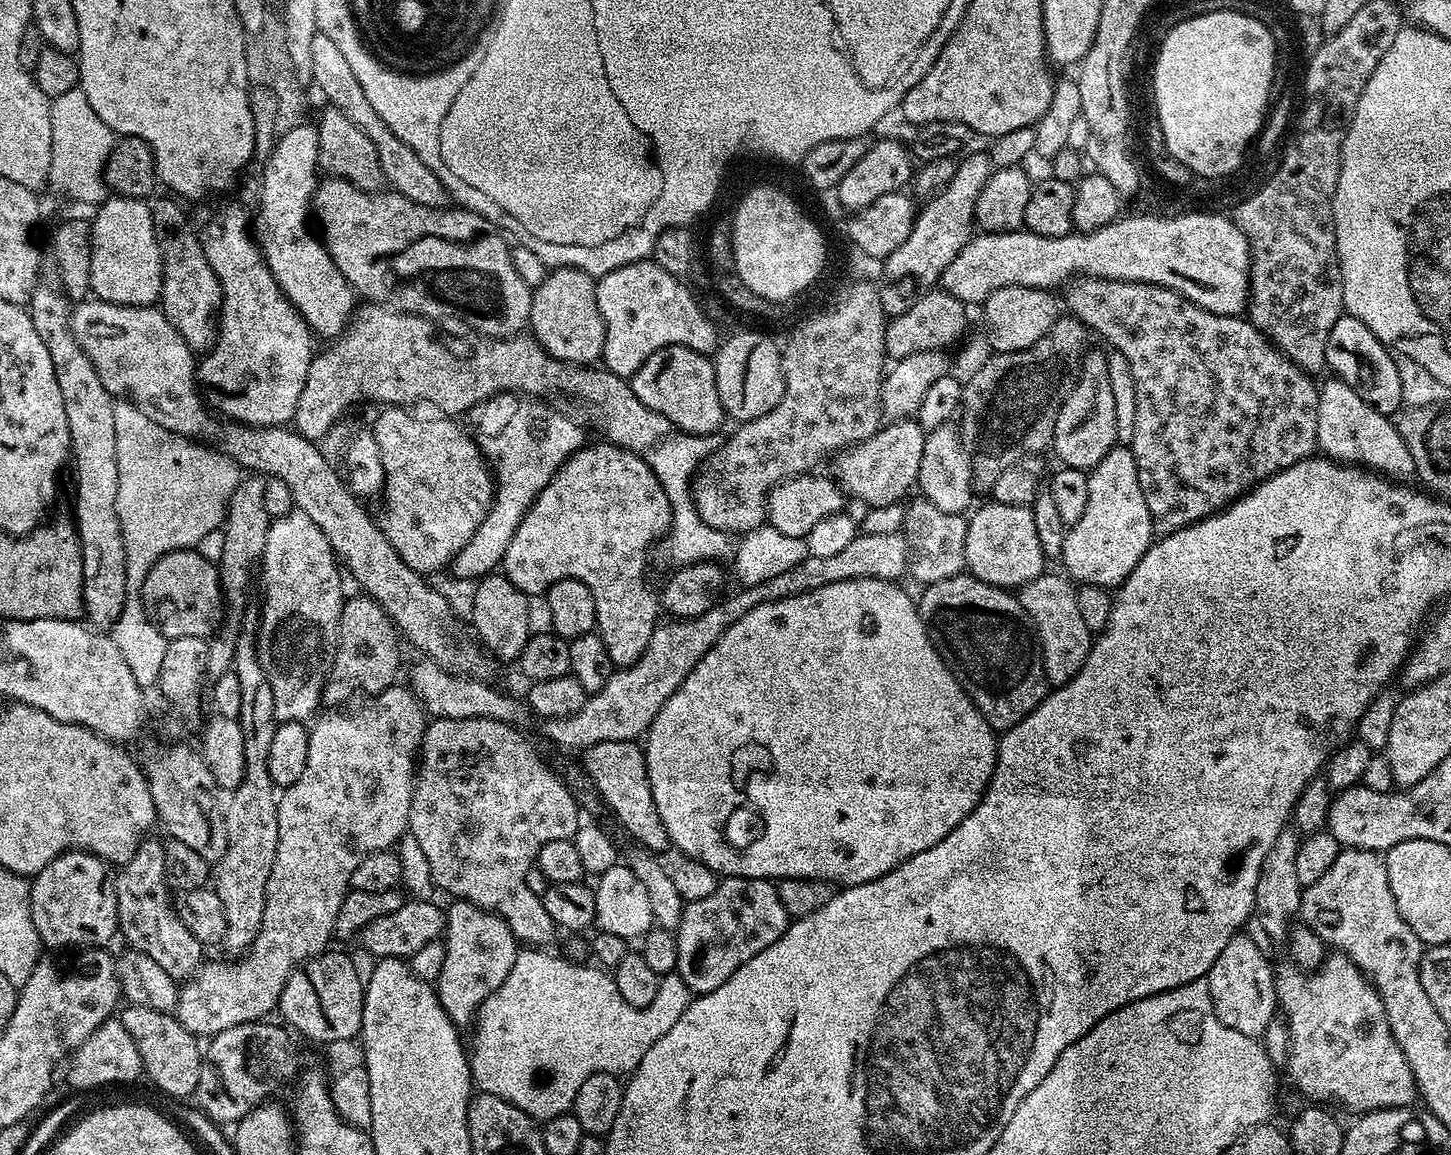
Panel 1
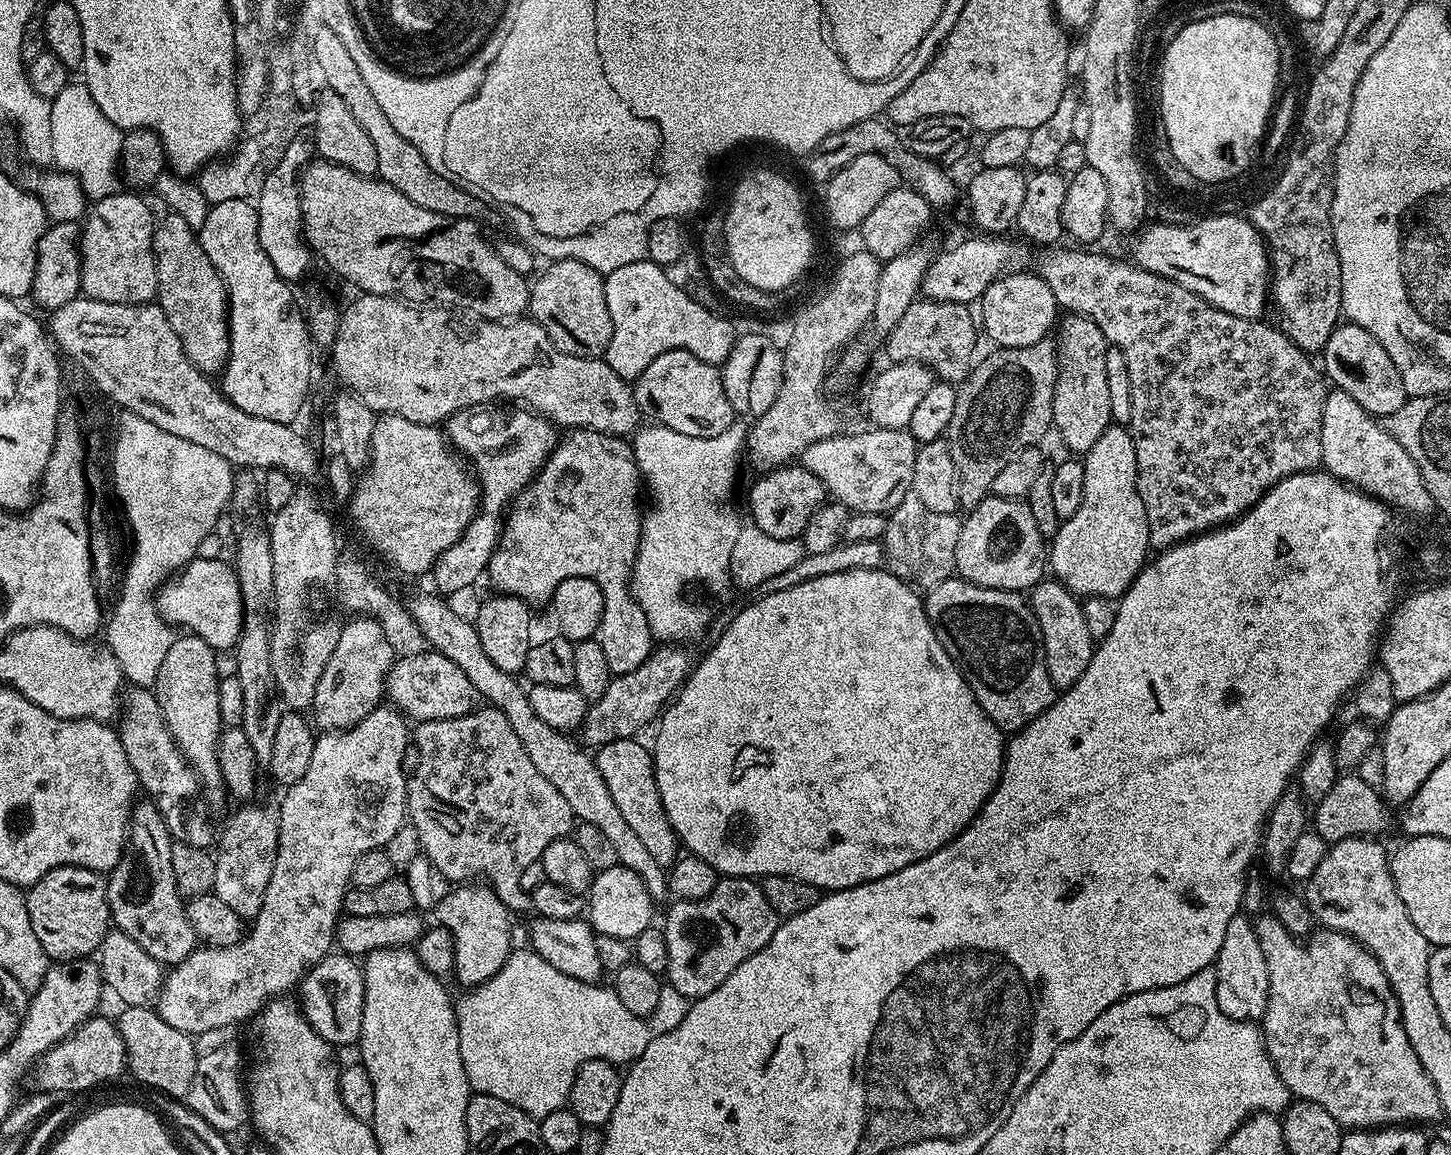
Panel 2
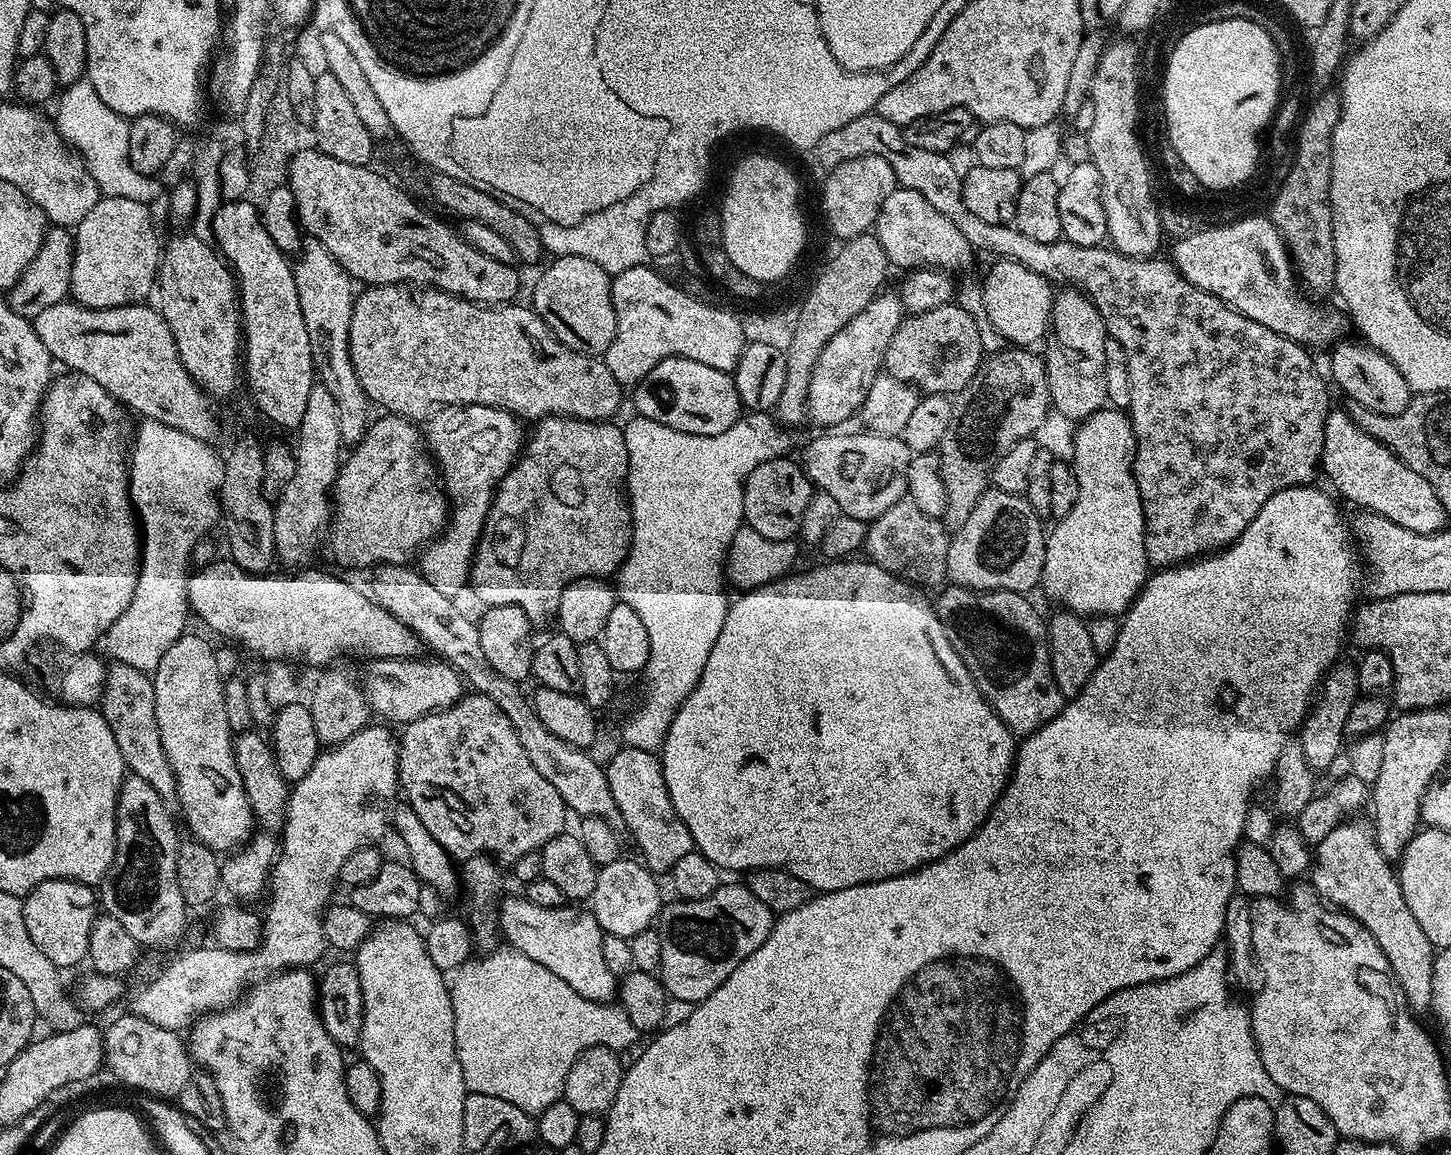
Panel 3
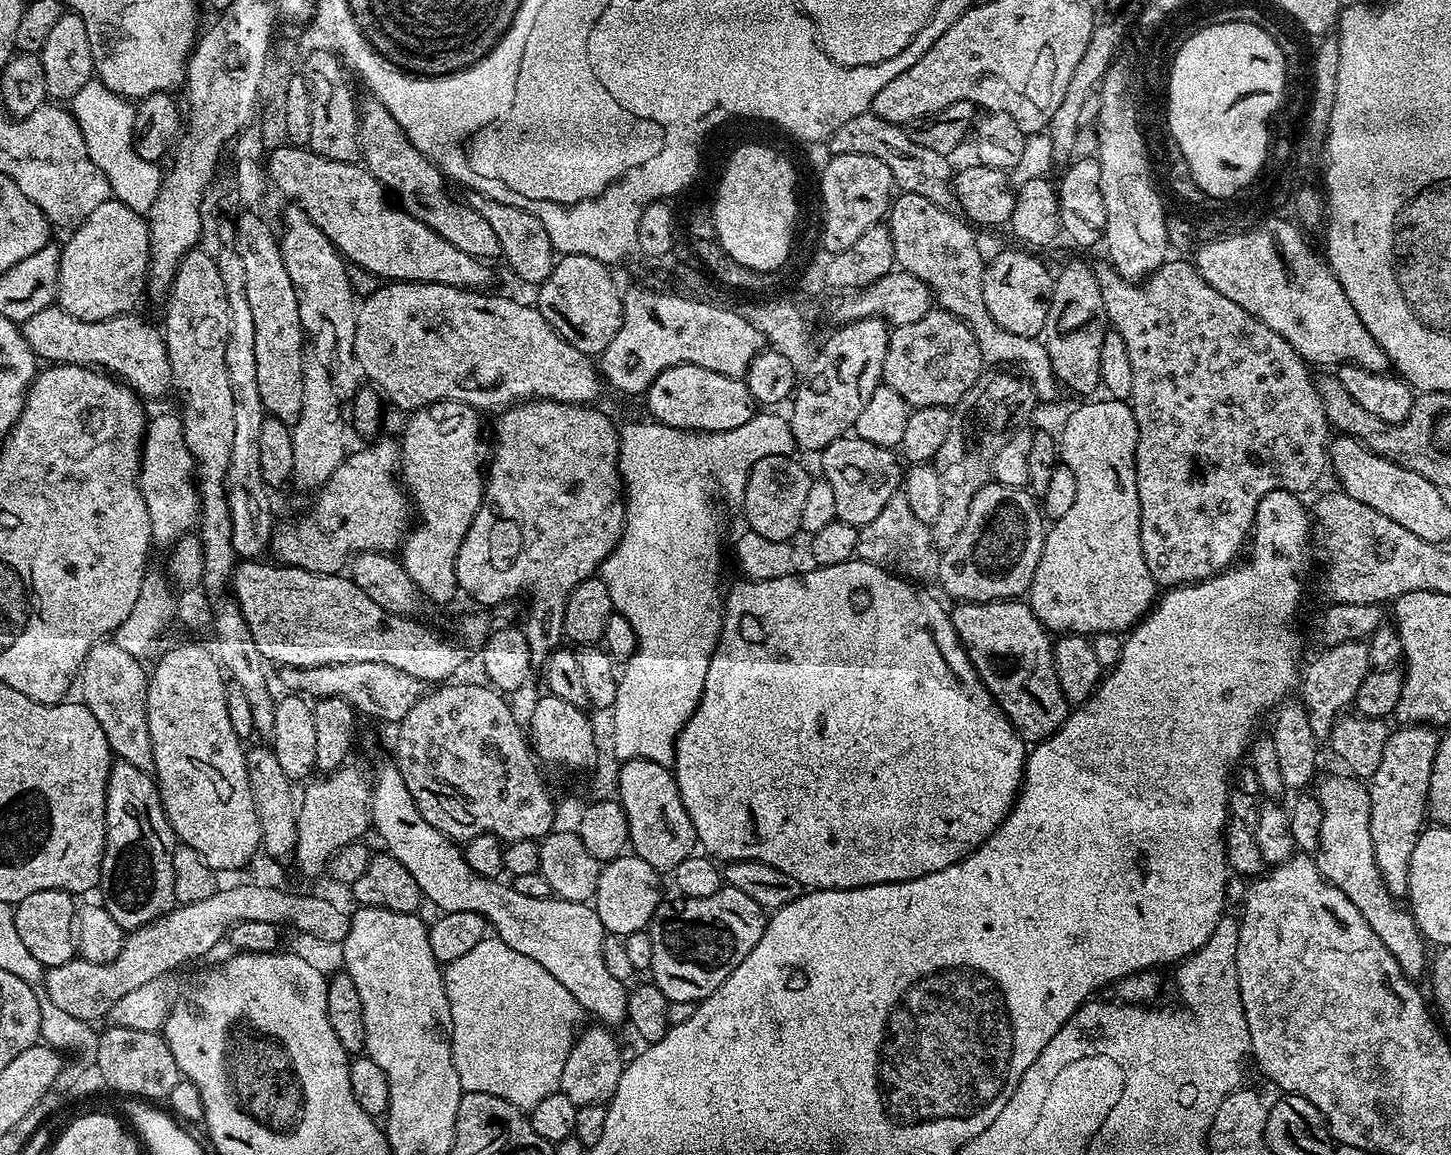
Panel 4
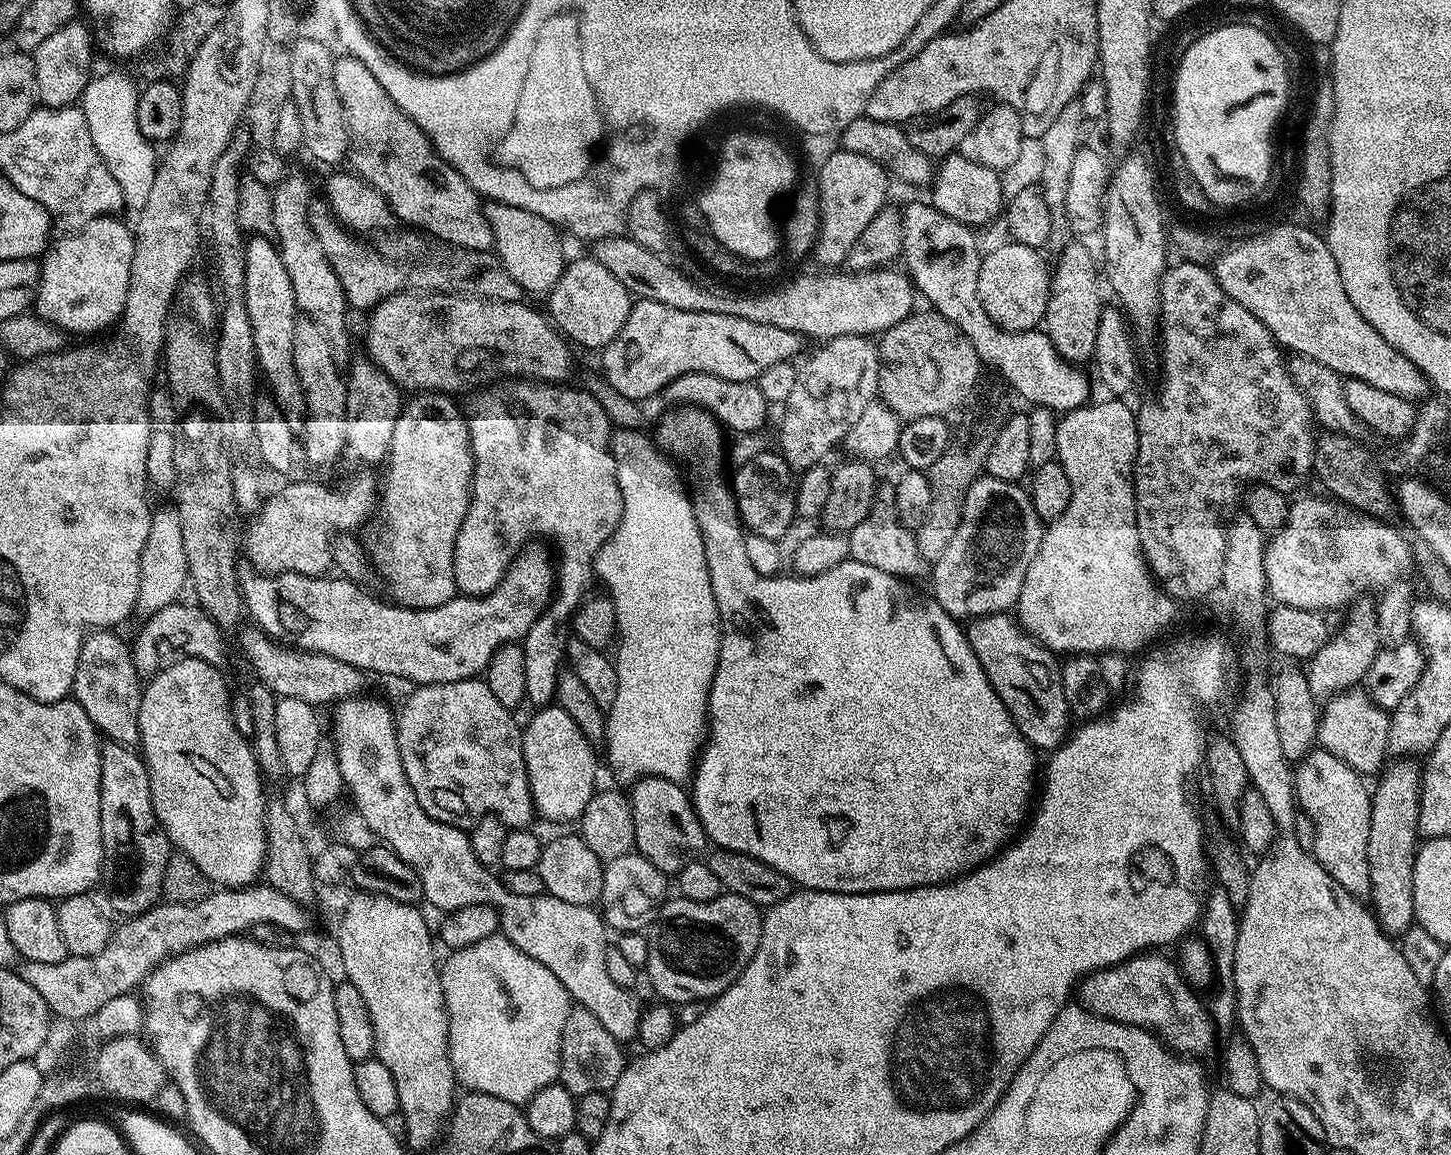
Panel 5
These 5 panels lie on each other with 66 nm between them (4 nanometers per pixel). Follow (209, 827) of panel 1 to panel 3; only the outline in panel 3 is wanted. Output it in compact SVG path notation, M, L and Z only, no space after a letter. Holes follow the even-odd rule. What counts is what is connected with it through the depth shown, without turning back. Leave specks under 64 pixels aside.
M109 663L104 674L104 695L98 701L98 710L106 718L110 731L114 733L118 750L122 750L125 769L131 775L142 778L142 782L150 782L150 786L158 790L165 802L171 801L176 794L176 779L174 770L170 770L170 762L166 758L166 750L162 750L158 734L151 675L134 670L134 666Z

